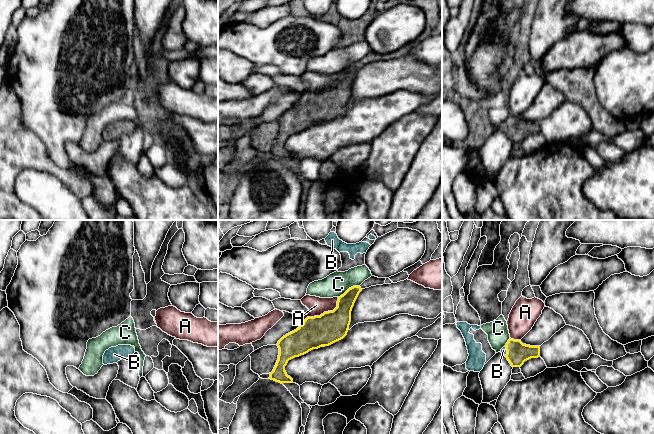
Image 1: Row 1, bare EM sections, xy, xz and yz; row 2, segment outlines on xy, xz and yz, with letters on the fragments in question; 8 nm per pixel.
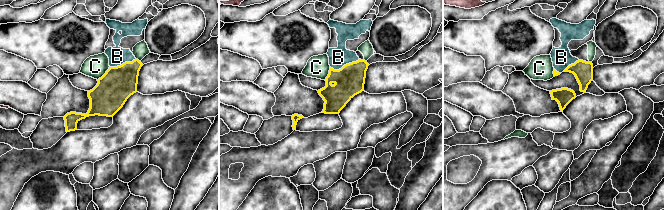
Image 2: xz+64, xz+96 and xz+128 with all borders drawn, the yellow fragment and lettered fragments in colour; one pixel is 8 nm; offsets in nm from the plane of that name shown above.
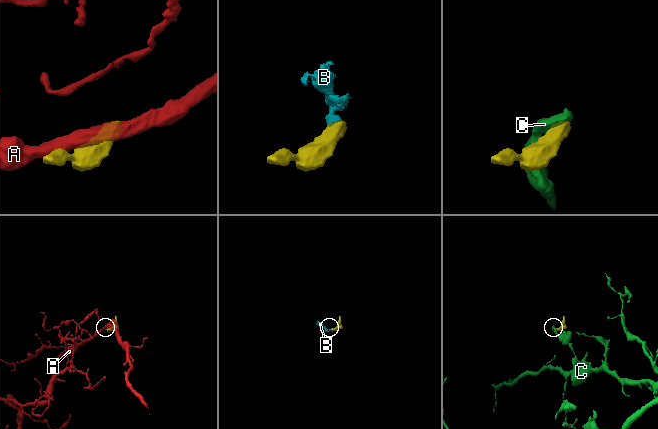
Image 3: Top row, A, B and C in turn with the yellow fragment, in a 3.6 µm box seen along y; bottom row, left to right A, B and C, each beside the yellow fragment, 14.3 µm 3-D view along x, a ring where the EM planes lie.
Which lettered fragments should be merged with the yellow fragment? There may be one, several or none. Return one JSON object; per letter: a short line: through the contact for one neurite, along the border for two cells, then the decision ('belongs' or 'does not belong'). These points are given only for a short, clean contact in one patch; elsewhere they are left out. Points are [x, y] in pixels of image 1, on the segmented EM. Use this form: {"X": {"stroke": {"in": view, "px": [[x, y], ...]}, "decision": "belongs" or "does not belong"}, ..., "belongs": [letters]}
{"A": {"decision": "does not belong"}, "B": {"stroke": {"in": "yz", "px": [[517, 353], [515, 351], [507, 351], [503, 350]]}, "decision": "belongs"}, "C": {"stroke": {"in": "xz", "px": [[359, 285], [349, 287], [338, 297]]}, "decision": "does not belong"}, "belongs": ["B"]}

